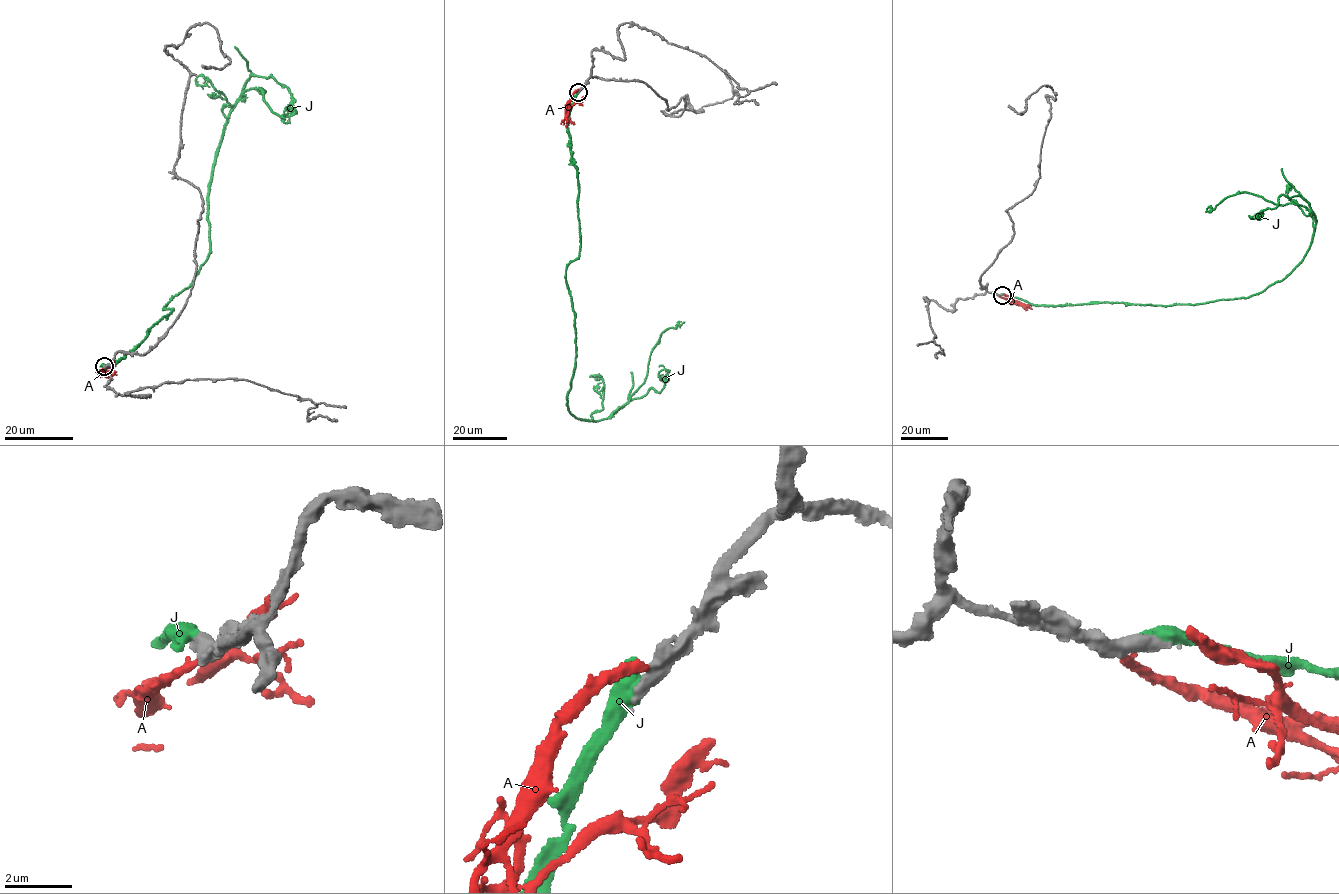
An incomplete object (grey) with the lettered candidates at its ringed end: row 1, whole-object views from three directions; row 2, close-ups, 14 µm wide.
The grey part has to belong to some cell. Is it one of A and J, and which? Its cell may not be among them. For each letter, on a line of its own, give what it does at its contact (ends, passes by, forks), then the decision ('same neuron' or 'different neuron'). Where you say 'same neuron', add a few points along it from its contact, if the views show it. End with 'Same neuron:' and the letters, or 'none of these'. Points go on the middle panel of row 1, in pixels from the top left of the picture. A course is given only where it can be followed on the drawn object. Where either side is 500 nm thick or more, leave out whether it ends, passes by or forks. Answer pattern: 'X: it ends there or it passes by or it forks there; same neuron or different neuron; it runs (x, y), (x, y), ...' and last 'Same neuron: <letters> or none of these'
A: it ends there; different neuron
J: different neuron
Same neuron: none of these

